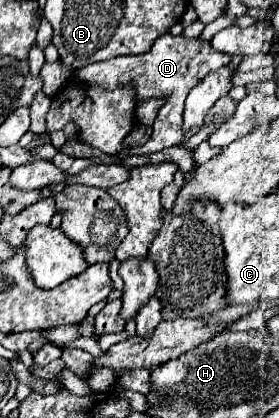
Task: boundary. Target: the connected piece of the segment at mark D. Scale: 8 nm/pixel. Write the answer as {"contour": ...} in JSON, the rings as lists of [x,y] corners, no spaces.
{"contour":[[[163,34],[155,40],[155,44],[151,46],[149,52],[145,54],[137,54],[137,56],[117,56],[105,62],[97,62],[97,64],[89,64],[85,68],[81,68],[77,74],[79,78],[83,78],[85,82],[95,82],[101,84],[105,88],[117,88],[117,86],[127,86],[133,84],[137,88],[137,104],[145,98],[159,98],[159,96],[167,96],[165,106],[159,110],[157,120],[153,124],[153,134],[149,138],[147,144],[143,146],[135,146],[131,148],[133,154],[153,154],[159,152],[163,148],[171,148],[177,146],[183,138],[181,134],[181,118],[183,118],[183,104],[185,98],[189,94],[189,90],[203,80],[209,72],[229,64],[229,56],[219,54],[211,48],[209,42],[201,40],[201,38],[187,38],[187,36],[173,36],[173,34]]]}

